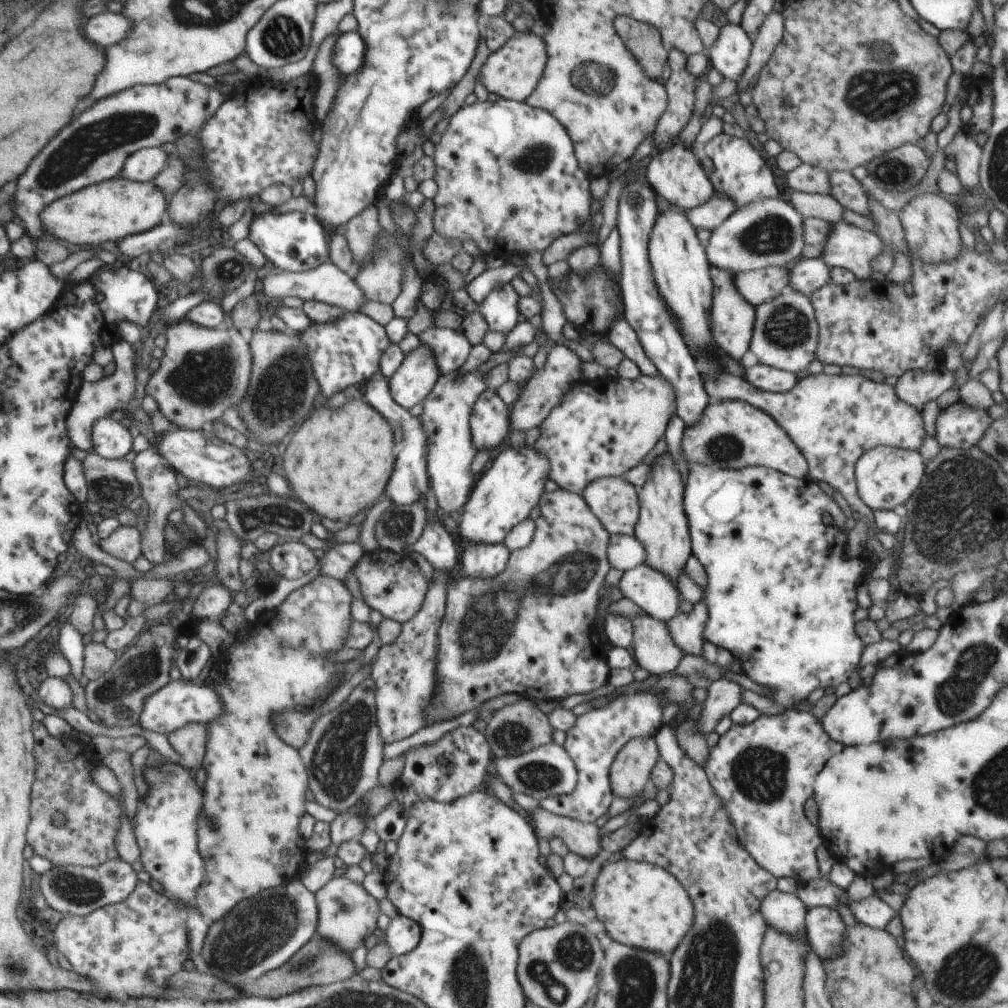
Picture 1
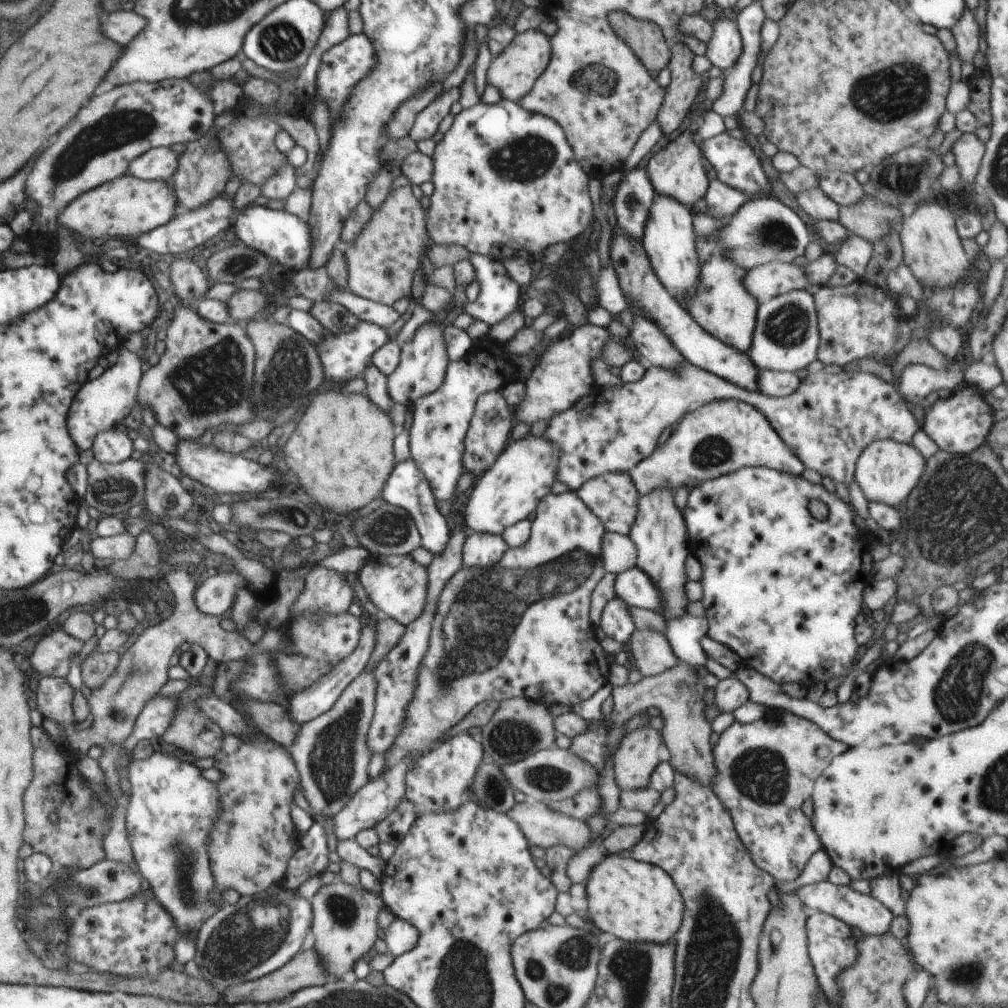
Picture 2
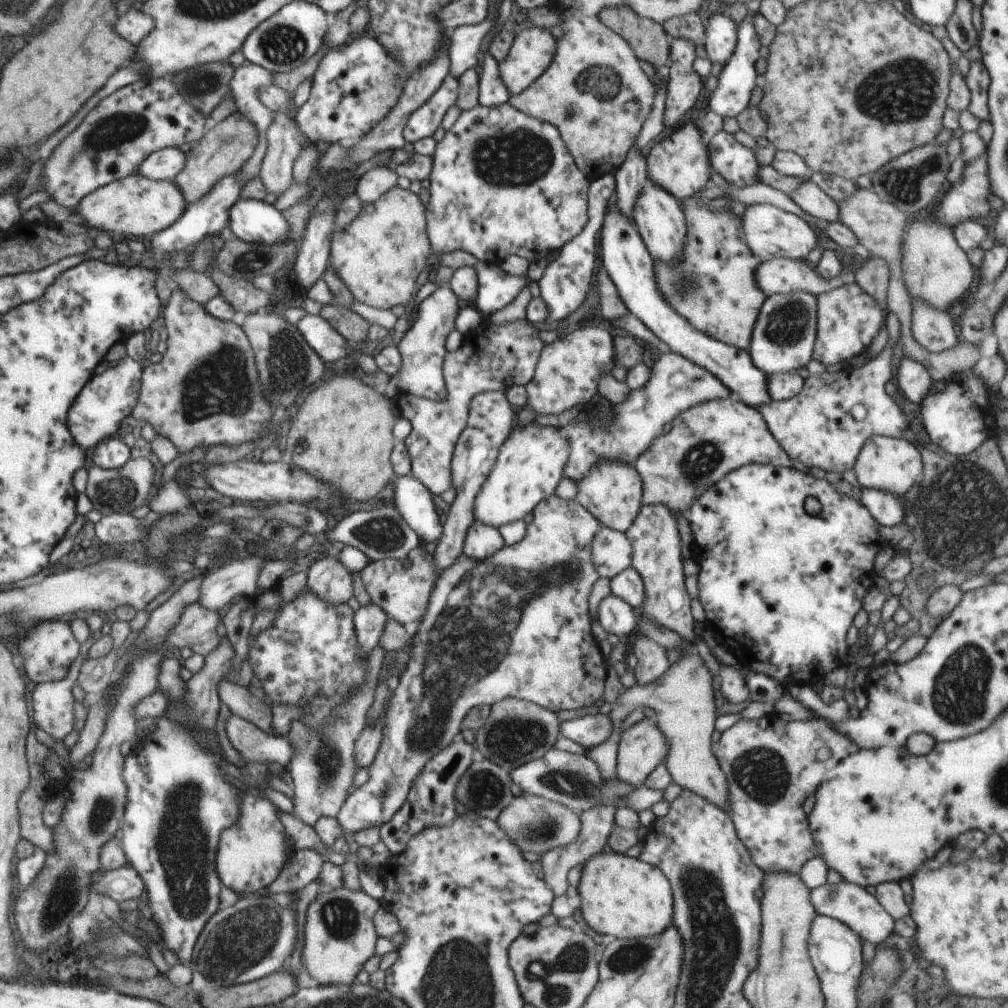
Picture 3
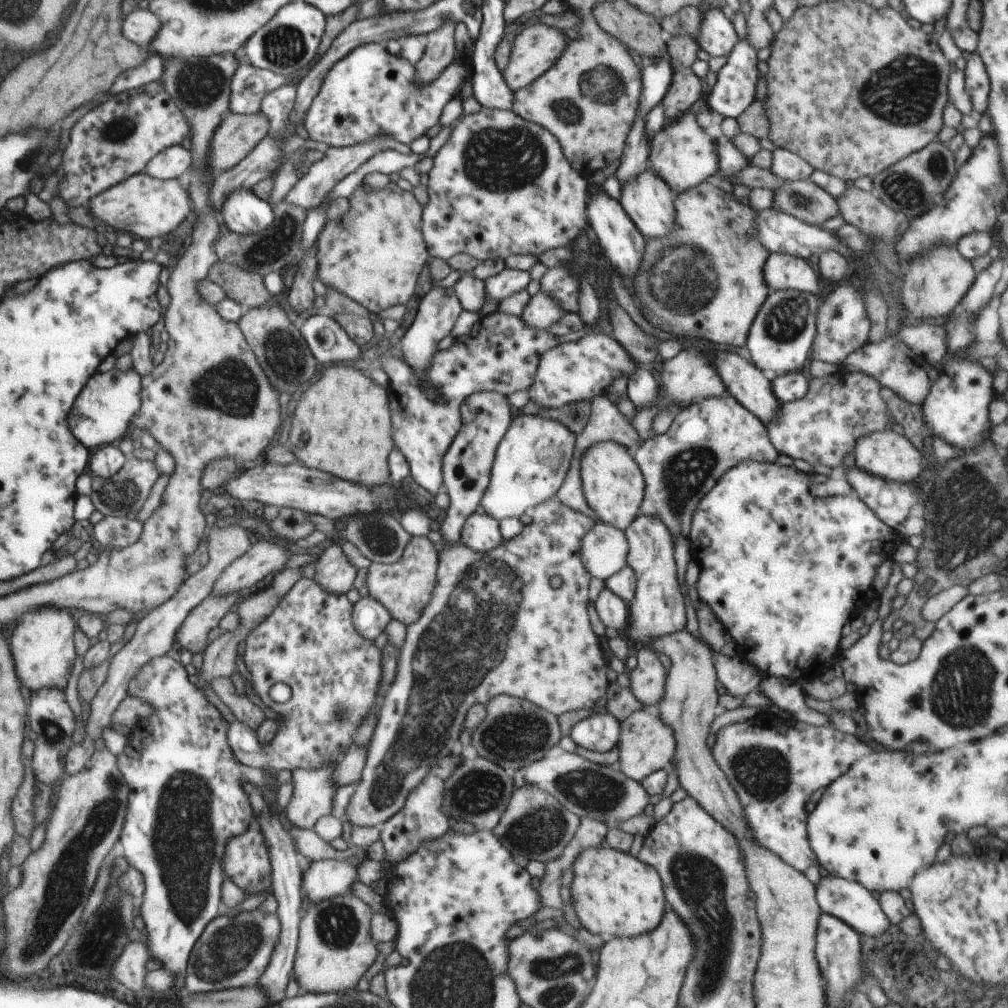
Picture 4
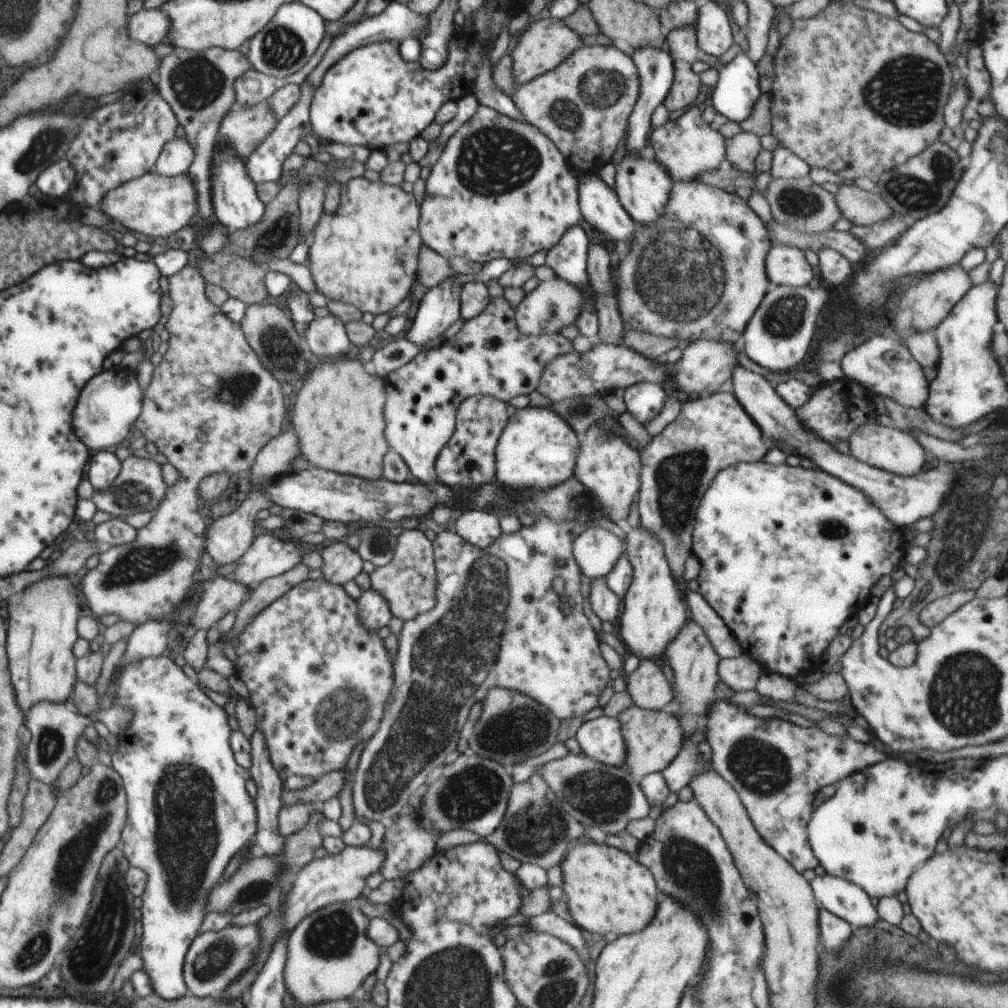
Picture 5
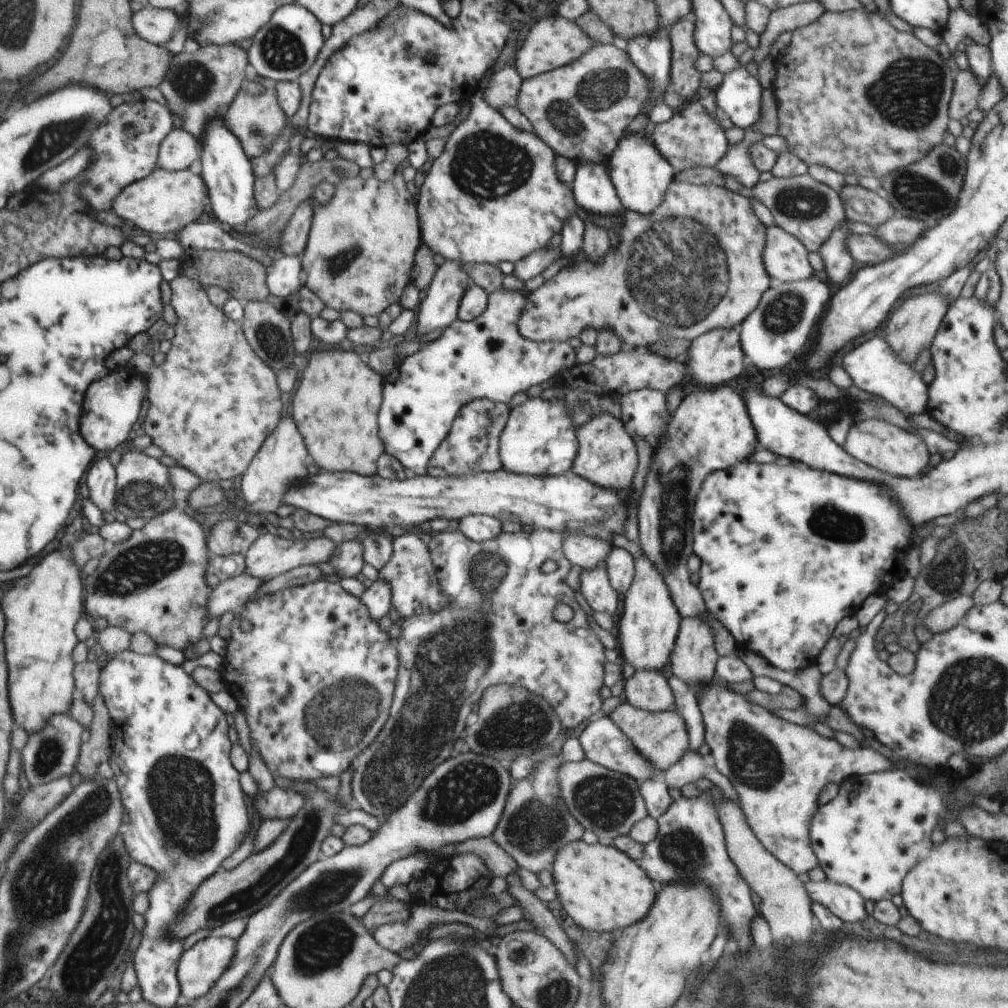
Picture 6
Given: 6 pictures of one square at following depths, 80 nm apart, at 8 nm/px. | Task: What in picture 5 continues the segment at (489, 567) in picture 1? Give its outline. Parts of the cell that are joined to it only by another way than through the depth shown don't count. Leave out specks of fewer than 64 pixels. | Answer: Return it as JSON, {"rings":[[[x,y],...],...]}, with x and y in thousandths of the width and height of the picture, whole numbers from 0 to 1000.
{"rings":[[[460,507],[450,518],[452,528],[462,538],[482,544],[497,531],[495,515],[484,507]]]}

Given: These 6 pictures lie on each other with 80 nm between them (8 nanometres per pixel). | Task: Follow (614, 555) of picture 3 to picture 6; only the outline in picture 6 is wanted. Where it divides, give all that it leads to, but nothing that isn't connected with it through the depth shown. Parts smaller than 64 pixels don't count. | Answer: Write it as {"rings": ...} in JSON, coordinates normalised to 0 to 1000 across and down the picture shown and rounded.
{"rings":[[[562,528],[558,539],[560,552],[567,561],[571,560],[578,564],[589,563],[595,559],[600,560],[601,553],[608,544],[607,539],[571,528]]]}

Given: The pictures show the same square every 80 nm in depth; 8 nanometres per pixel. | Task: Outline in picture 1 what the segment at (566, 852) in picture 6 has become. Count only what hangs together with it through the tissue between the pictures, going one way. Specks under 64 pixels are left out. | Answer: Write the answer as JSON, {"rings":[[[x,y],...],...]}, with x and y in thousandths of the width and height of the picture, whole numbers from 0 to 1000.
{"rings":[[[621,851],[612,855],[600,855],[597,860],[590,863],[590,866],[589,890],[585,894],[589,905],[588,910],[599,917],[600,924],[605,931],[623,938],[646,942],[665,949],[683,922],[687,920],[688,913],[688,895],[676,875],[673,875],[668,867],[653,858]]]}

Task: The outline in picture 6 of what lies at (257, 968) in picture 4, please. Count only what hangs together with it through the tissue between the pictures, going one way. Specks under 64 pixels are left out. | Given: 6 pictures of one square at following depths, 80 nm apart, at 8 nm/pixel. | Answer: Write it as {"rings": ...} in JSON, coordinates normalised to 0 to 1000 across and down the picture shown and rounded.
{"rings":[[[228,930],[198,932],[180,946],[175,966],[181,992],[201,989],[228,956],[235,933]]]}

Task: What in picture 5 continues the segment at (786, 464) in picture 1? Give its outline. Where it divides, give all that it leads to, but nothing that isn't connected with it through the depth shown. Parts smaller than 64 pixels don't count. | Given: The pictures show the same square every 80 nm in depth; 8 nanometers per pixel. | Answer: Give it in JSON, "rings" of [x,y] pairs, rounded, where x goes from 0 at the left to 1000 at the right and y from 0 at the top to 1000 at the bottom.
{"rings":[[[722,384],[701,393],[686,395],[677,401],[672,413],[634,447],[636,484],[633,508],[636,523],[648,529],[658,542],[674,590],[679,591],[683,611],[699,625],[712,651],[733,652],[739,647],[730,632],[696,589],[683,583],[678,567],[681,556],[688,550],[691,504],[706,475],[720,463],[756,456],[764,441],[758,437],[755,425]]]}

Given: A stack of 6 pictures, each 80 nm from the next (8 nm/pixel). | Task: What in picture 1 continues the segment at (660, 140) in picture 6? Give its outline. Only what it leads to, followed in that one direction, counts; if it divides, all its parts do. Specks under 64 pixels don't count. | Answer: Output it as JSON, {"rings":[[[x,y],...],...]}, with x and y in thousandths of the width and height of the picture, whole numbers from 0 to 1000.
{"rings":[[[677,140],[665,145],[659,151],[654,151],[645,159],[641,167],[641,179],[653,194],[678,210],[702,200],[709,189],[705,179],[695,167],[694,158],[688,152],[686,146],[682,146]]]}

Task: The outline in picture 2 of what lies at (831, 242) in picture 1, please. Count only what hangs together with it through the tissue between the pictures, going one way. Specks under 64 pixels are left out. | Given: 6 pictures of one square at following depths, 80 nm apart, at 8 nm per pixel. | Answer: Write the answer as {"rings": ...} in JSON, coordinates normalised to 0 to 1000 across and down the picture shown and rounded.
{"rings":[[[842,231],[841,236],[837,236],[832,243],[832,247],[826,254],[829,262],[842,266],[849,272],[851,279],[857,279],[861,260],[867,252],[867,242],[849,232]]]}

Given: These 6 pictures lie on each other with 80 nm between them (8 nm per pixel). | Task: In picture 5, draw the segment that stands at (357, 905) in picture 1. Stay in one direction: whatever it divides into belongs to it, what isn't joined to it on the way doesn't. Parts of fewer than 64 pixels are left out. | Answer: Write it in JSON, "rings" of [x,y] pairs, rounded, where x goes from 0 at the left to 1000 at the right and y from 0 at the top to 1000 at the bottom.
{"rings":[[[333,896],[301,911],[285,931],[281,971],[298,997],[315,997],[356,987],[358,976],[378,955],[378,940],[364,928],[366,911],[347,896]]]}

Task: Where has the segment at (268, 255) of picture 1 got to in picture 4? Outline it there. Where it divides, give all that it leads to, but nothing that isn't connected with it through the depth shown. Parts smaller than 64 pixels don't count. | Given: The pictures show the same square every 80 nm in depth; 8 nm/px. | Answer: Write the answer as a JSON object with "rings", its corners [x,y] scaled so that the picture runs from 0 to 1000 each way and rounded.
{"rings":[[[234,188],[224,193],[219,212],[221,226],[236,232],[252,232],[273,219],[273,213],[266,199],[256,196],[248,188]]]}

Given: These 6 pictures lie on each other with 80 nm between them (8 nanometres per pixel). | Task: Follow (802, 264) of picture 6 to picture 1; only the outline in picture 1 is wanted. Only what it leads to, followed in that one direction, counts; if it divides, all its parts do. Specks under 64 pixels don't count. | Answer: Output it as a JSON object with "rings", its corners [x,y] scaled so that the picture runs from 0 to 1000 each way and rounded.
{"rings":[[[761,264],[732,271],[728,278],[732,290],[751,305],[778,290],[784,280],[784,264]]]}

